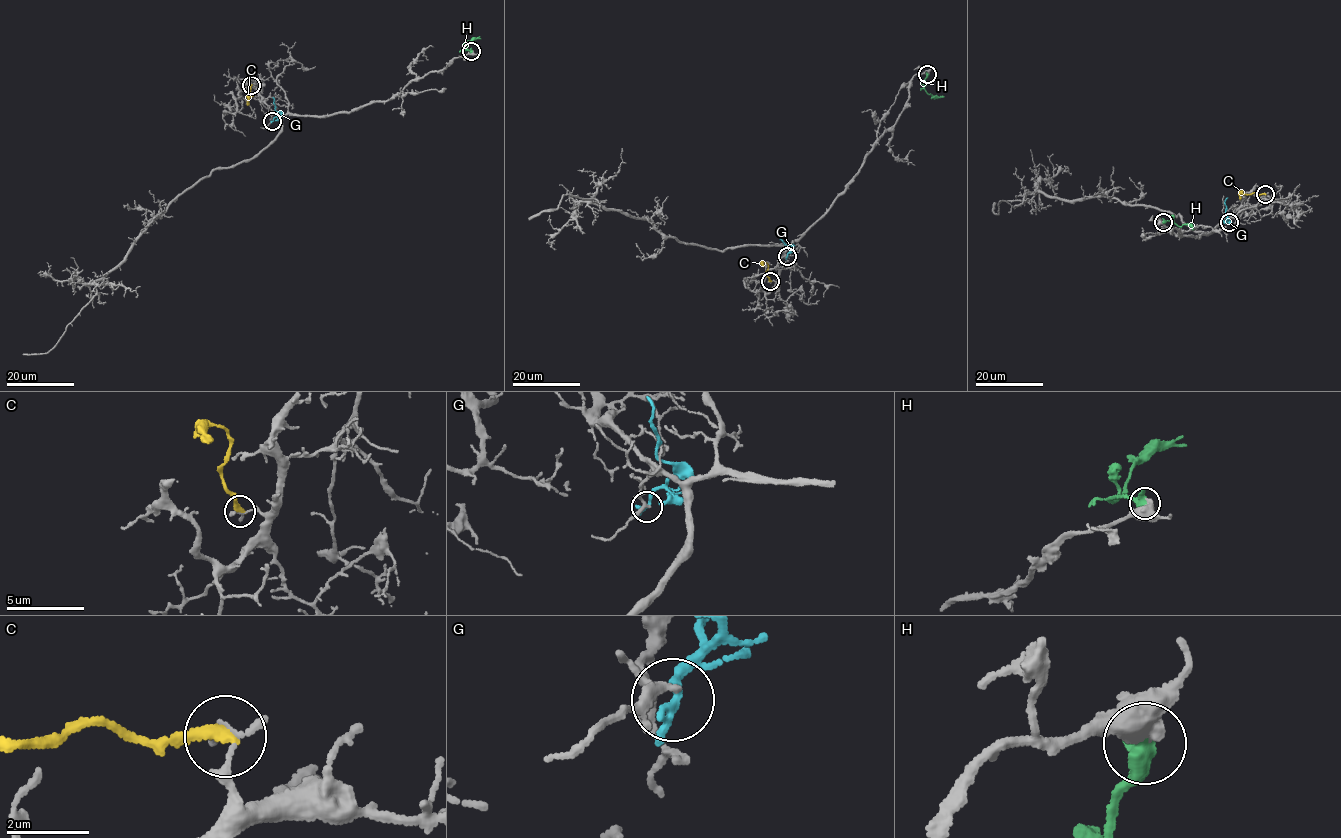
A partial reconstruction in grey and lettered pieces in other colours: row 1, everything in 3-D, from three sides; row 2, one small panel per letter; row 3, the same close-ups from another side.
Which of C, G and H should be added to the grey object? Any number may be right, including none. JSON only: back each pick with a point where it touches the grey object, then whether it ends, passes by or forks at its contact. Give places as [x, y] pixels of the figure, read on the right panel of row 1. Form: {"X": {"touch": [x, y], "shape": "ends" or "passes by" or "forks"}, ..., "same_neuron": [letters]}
{"H": {"touch": [1163, 222], "shape": "ends"}, "same_neuron": ["H"]}

